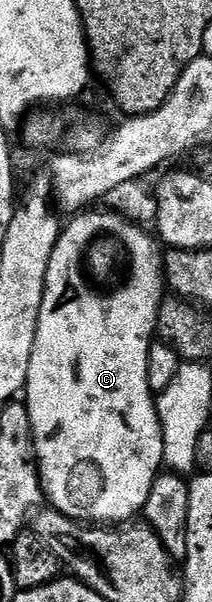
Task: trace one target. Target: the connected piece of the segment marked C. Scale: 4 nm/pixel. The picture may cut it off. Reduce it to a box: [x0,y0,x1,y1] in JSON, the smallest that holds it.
[26,210,166,526]

